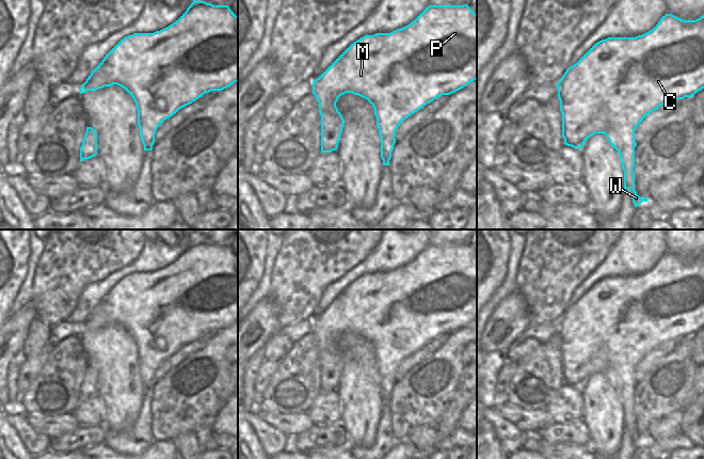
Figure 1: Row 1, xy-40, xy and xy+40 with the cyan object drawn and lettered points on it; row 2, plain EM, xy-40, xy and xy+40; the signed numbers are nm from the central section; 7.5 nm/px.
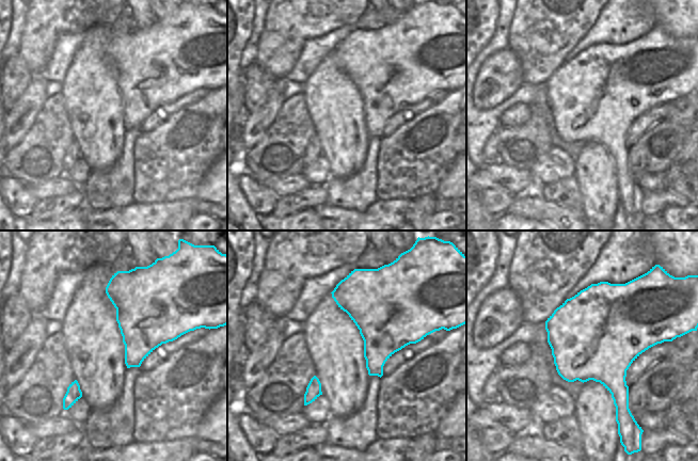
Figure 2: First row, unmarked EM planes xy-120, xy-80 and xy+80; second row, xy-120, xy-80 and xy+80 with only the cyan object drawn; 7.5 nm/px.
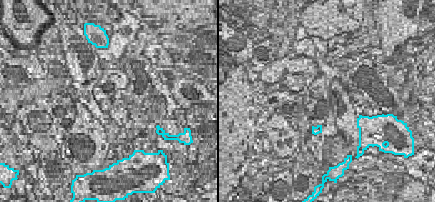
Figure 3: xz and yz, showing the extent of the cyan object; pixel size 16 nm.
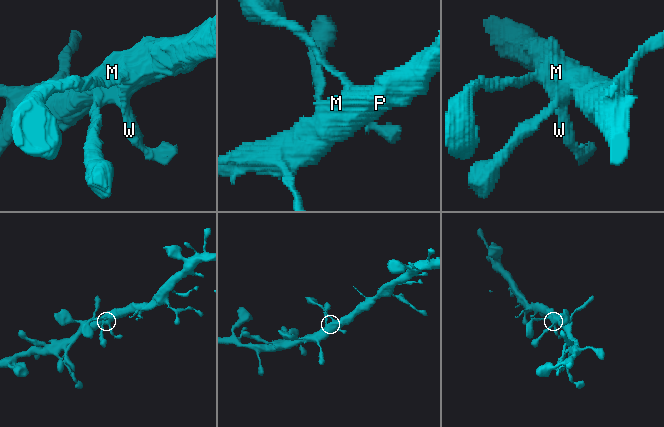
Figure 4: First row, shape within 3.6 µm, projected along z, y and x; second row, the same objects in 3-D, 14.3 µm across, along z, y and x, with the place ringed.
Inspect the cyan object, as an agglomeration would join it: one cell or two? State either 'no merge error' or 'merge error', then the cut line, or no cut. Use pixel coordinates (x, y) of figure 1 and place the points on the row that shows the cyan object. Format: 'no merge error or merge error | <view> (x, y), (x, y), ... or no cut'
no merge error | no cut

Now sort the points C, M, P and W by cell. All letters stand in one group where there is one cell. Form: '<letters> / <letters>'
C M P W

